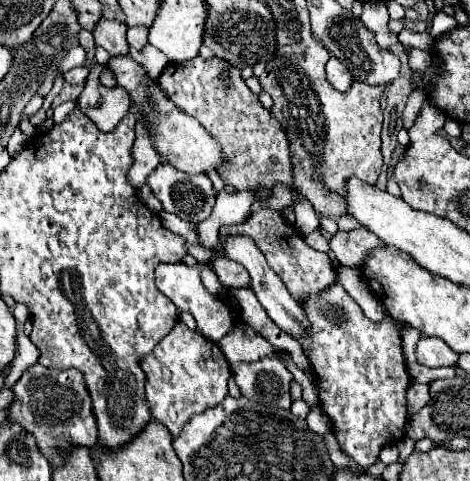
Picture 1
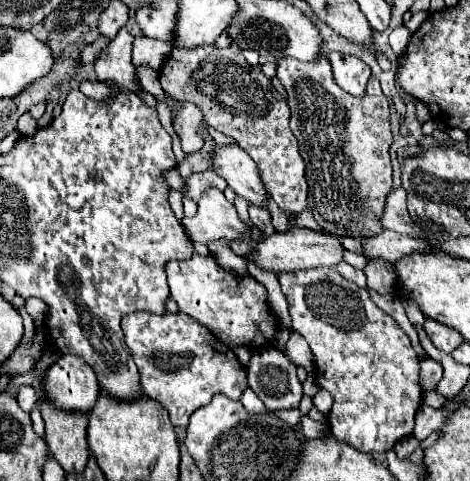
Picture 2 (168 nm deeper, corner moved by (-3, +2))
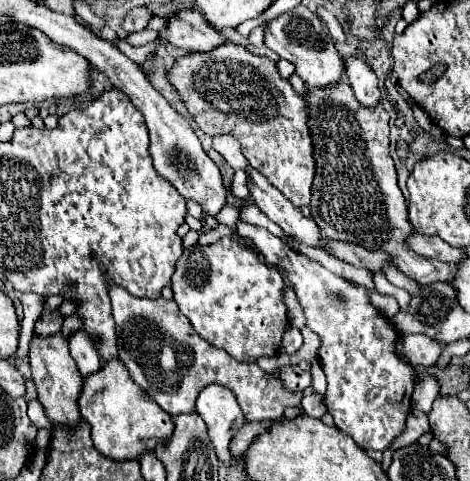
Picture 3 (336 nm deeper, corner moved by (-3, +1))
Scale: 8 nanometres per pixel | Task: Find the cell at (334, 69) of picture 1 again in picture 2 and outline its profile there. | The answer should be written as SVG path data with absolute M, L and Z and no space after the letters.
M330 53L328 59L332 63L336 83L346 93L350 93L354 97L362 97L364 89L366 89L366 81L370 77L370 67L362 59L344 55L344 53Z

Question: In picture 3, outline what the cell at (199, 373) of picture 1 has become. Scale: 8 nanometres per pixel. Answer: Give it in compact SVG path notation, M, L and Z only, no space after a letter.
M120 286L110 288L112 314L116 320L120 360L128 368L132 380L146 390L154 402L170 416L192 412L200 390L212 382L230 388L248 422L276 420L284 416L284 408L300 406L302 392L288 390L280 378L266 374L258 364L240 364L220 348L206 344L198 332L180 316L174 300L134 298Z

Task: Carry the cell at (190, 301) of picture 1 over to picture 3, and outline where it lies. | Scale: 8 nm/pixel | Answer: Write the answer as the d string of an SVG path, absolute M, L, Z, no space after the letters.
M220 238L218 242L214 242L214 244L210 244L210 246L200 246L200 244L196 244L196 246L186 248L186 250L184 250L184 256L180 256L180 260L178 260L178 264L176 264L176 272L174 272L174 276L172 276L174 300L176 300L176 304L180 306L180 312L190 320L190 324L194 326L194 330L196 330L208 344L226 350L226 352L228 352L234 360L238 360L238 362L256 362L260 356L274 356L274 354L280 352L282 334L284 334L284 330L288 328L288 308L286 308L284 296L282 296L284 288L286 288L286 284L284 284L282 274L280 274L276 268L272 268L272 266L260 262L260 260L258 260L258 254L256 254L254 250L250 250L248 246L236 242L234 238Z

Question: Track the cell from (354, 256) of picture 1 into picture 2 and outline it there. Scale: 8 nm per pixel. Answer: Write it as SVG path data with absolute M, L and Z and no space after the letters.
M382 231L380 235L360 239L360 243L362 243L362 255L368 261L384 259L384 261L394 263L412 251L424 251L424 253L430 251L428 243L424 243L424 239L400 235L396 231Z

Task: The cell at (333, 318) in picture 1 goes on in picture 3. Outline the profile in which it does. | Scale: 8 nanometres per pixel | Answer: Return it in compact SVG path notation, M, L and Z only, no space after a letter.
M238 218L236 232L252 238L256 250L268 264L288 270L288 282L294 284L294 292L304 308L306 324L322 340L318 356L328 380L324 402L336 426L354 438L354 442L364 450L386 450L404 430L416 384L414 368L396 352L398 334L390 328L386 316L370 304L368 290L364 286L352 286L348 280L332 274L316 260L290 250L268 230L246 224Z

